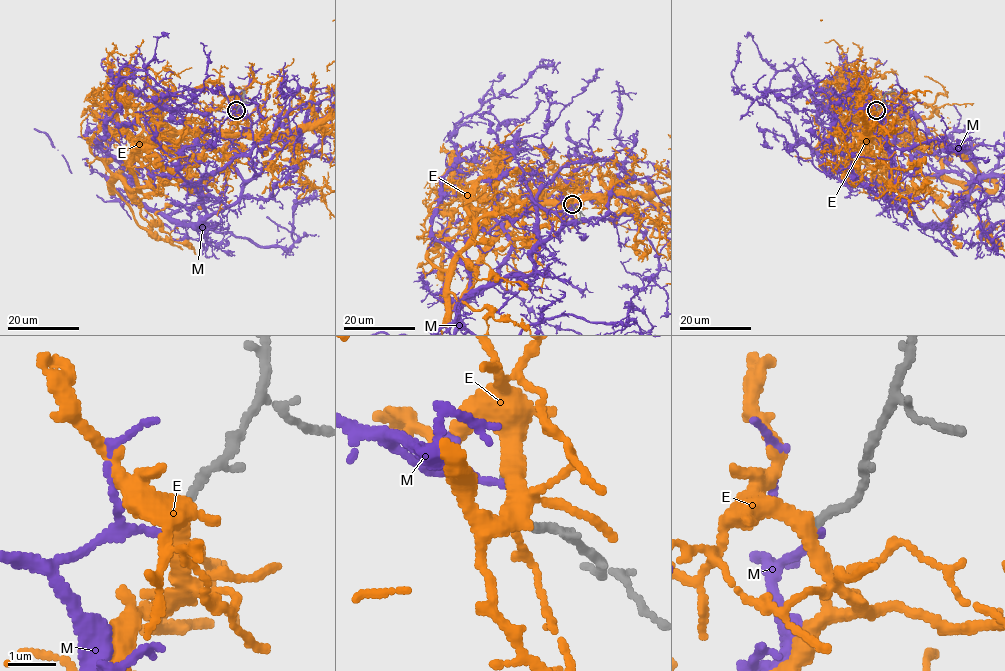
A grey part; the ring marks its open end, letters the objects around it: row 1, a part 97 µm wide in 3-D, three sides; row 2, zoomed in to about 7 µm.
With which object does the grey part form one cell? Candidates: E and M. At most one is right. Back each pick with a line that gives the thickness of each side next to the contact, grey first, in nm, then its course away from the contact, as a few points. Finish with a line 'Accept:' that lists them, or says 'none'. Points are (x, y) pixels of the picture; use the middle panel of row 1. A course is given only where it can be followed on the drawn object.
Accept: none

